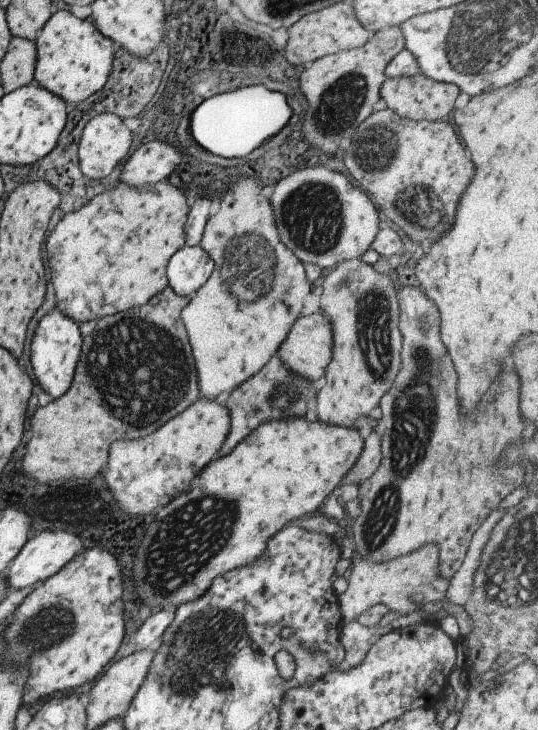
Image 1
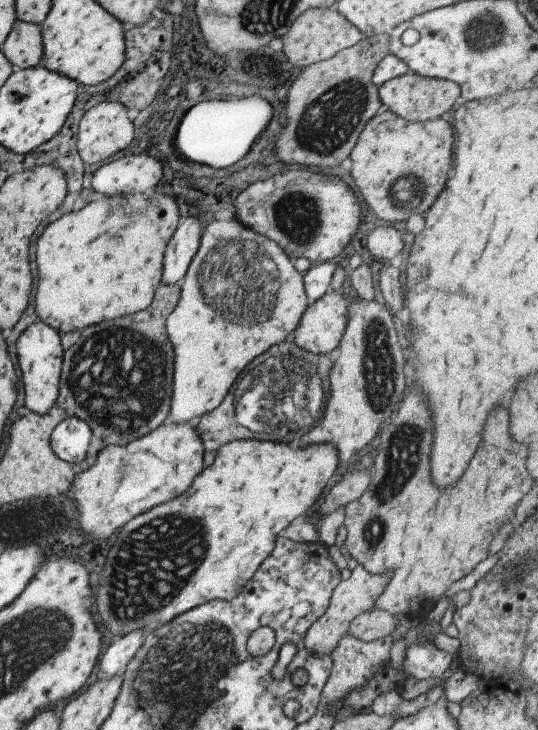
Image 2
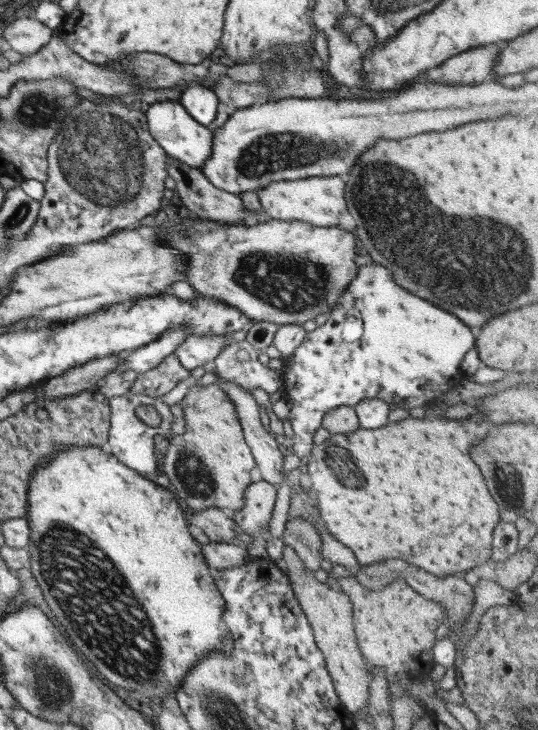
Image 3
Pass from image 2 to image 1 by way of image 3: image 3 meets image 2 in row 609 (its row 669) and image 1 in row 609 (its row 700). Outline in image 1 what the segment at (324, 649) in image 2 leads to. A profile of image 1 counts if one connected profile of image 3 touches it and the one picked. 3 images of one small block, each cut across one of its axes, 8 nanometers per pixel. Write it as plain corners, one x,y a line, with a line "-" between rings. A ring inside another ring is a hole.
438,543
422,545
420,550
408,556
404,555
384,563
355,557
352,572
347,575
348,589
338,596
343,624
357,619
368,608
377,604
385,604
390,612
405,616
420,610
427,602
444,601
449,579
441,575
439,562

